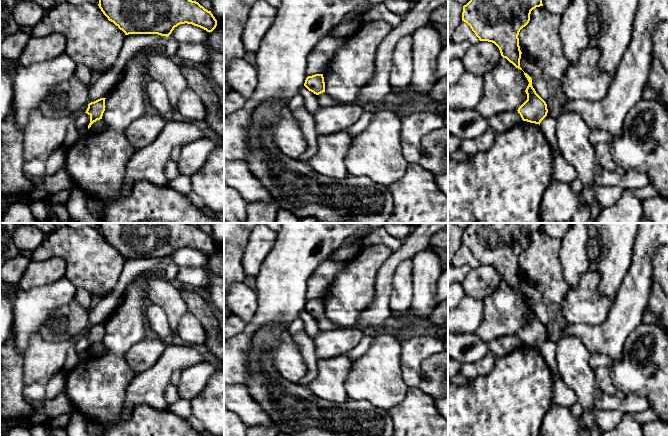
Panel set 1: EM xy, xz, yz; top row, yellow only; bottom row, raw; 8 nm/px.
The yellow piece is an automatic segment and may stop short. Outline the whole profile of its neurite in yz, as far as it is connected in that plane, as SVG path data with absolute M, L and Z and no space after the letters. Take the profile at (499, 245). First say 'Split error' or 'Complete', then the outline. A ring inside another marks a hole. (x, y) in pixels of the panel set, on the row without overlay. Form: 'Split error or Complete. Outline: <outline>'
Complete. Outline: M470 223L463 230L462 245L466 246L480 265L494 267L506 282L516 292L520 291L521 274L519 256L530 245L530 238L536 231L543 230L543 223Z

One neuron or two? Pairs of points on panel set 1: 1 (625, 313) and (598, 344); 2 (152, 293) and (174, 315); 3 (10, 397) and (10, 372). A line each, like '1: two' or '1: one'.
1: one
2: one
3: one

